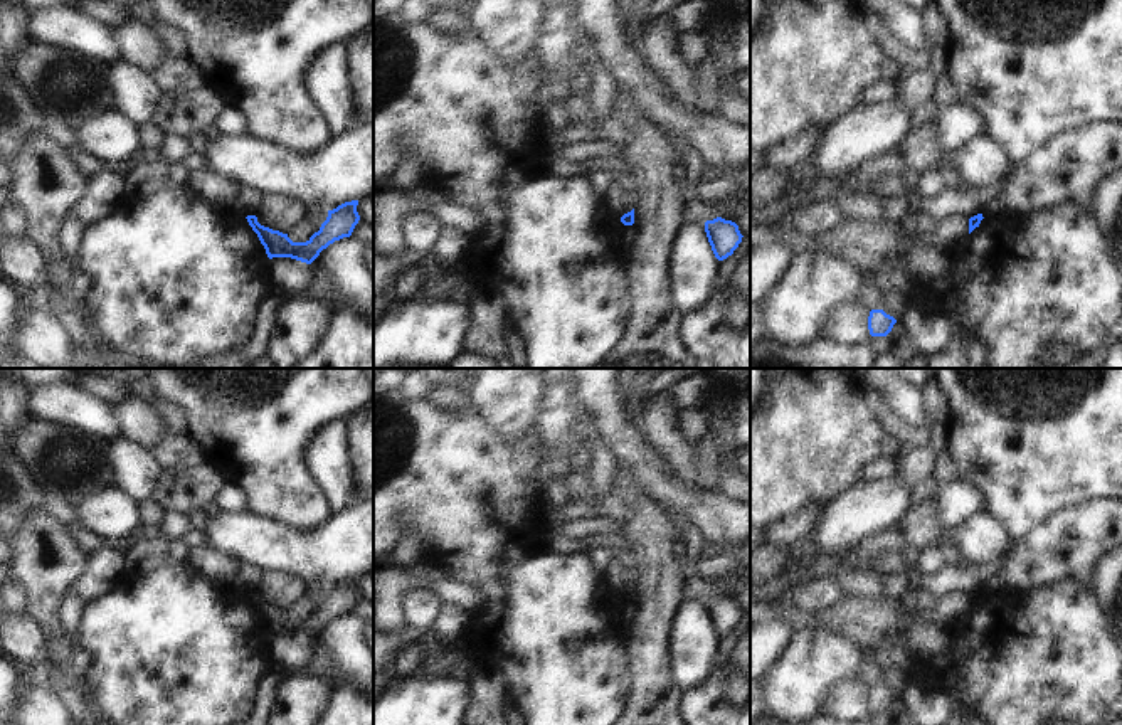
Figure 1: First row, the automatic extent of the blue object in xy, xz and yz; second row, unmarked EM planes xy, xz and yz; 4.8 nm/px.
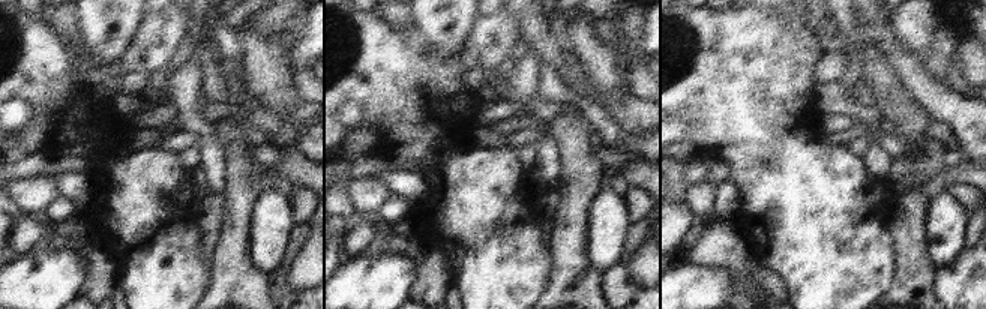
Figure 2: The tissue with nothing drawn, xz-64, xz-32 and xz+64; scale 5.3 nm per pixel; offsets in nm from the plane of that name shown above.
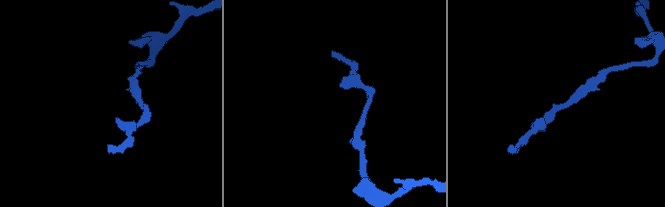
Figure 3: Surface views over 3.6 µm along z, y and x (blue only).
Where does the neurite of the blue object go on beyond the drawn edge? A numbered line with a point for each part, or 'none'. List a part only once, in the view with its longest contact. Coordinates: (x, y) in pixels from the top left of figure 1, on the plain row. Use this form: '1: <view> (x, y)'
none

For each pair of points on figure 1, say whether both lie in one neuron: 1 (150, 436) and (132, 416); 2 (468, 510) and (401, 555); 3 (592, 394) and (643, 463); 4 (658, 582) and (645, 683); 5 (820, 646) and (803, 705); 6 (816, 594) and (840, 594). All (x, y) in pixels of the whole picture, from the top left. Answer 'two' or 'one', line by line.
1: one
2: two
3: one
4: one
5: one
6: one

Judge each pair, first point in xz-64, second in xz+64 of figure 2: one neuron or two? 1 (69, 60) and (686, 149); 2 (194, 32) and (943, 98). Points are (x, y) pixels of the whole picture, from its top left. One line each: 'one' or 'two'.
1: two
2: one

